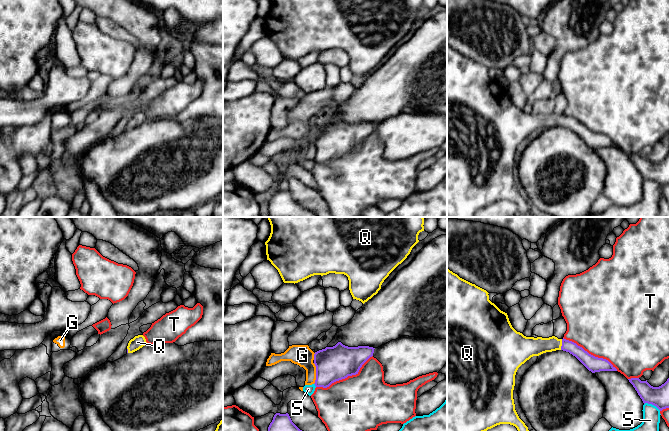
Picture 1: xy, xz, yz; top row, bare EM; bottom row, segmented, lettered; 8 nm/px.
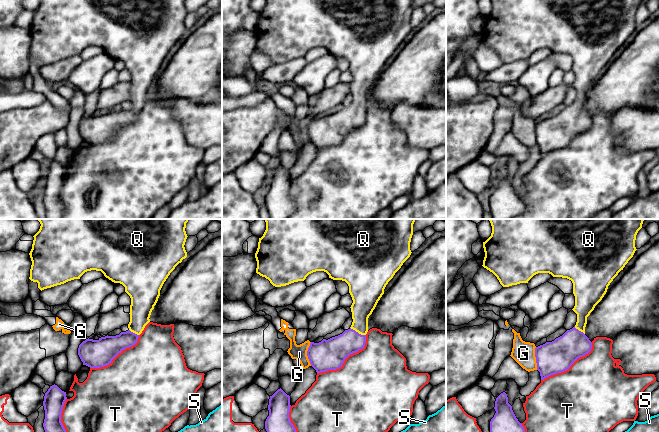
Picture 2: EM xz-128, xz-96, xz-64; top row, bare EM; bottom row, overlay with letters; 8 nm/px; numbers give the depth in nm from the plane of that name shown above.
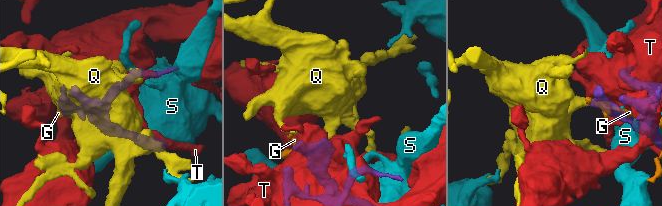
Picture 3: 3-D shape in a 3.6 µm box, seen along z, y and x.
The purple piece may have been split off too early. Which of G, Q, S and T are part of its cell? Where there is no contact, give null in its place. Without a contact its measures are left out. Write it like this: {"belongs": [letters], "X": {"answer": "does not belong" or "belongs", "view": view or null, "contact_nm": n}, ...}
{"belongs": ["Q"], "G": {"answer": "does not belong", "view": "xz", "contact_nm": 170}, "Q": {"answer": "belongs", "view": "yz", "contact_nm": 90}, "S": {"answer": "does not belong", "view": "yz", "contact_nm": 150}, "T": {"answer": "does not belong", "view": "xz", "contact_nm": 500}}

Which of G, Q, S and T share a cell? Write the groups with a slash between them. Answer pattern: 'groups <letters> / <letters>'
groups G / Q / S / T

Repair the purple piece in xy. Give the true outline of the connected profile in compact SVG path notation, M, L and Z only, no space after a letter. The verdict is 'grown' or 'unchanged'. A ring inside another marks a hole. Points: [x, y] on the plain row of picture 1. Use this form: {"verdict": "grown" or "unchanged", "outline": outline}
{"verdict": "grown", "outline": "M143 111L135 112L131 115L127 122L127 129L133 129L147 120Z"}

